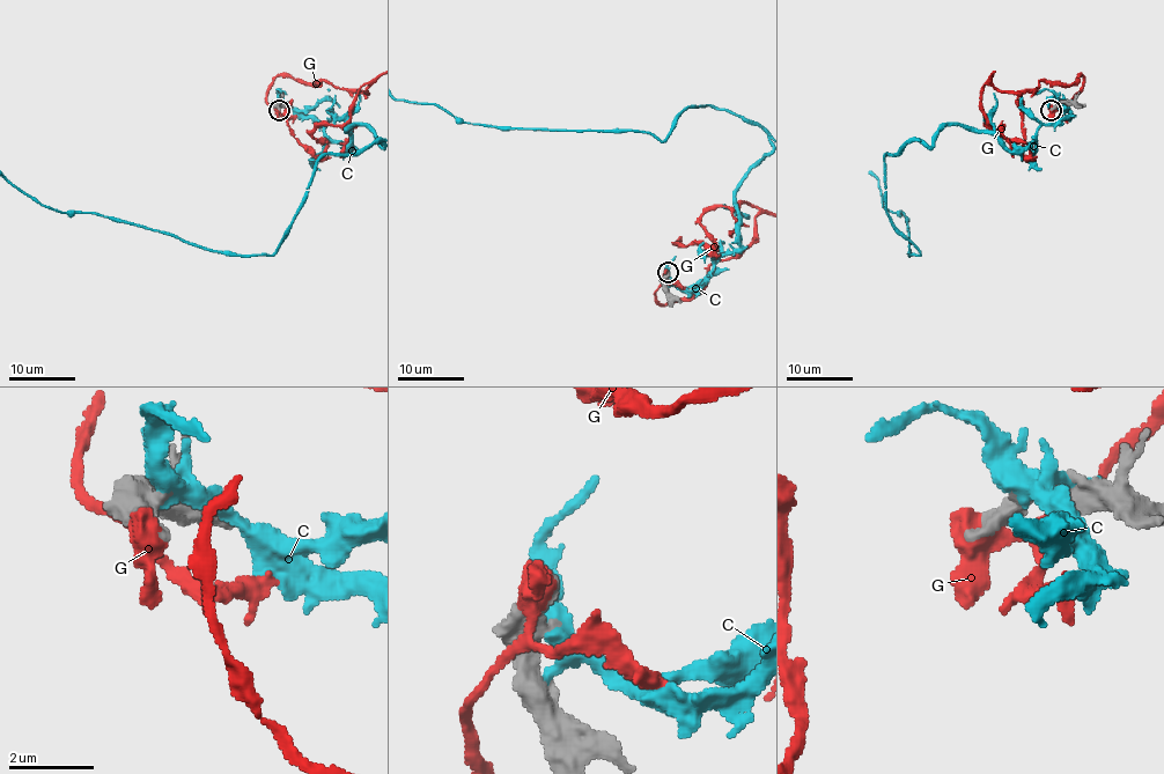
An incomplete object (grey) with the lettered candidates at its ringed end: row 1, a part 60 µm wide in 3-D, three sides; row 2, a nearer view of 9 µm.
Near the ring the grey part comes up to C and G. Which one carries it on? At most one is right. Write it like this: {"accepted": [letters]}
{"accepted": []}

